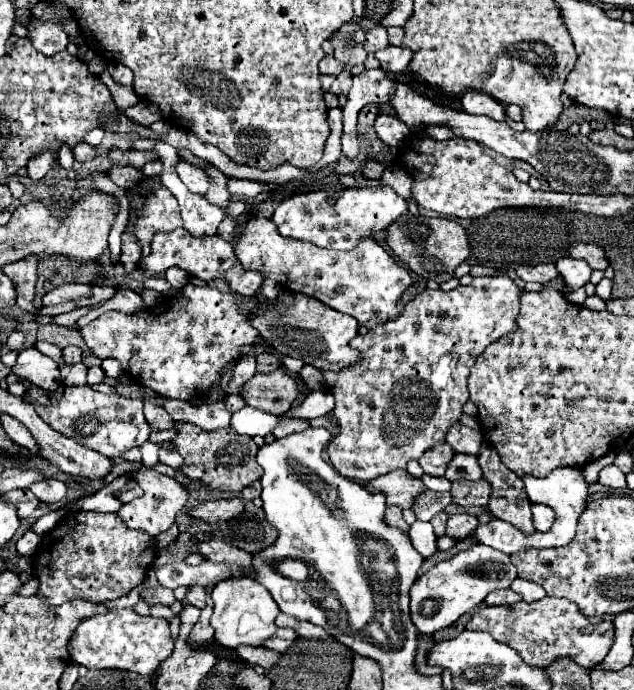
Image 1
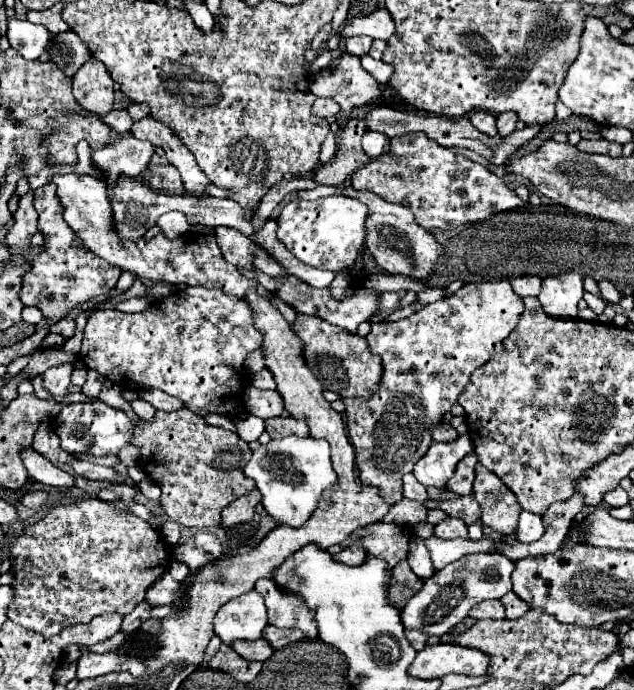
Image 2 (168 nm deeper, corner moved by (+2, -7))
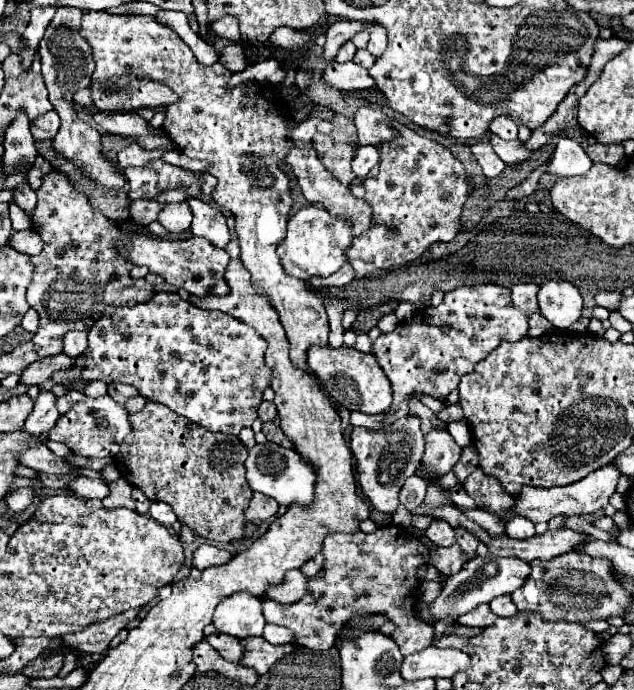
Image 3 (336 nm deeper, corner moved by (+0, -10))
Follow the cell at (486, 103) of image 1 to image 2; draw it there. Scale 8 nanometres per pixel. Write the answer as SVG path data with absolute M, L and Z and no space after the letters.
M475 111L469 115L469 121L485 135L495 137L497 135L497 127L495 127L495 117L489 115L487 111Z

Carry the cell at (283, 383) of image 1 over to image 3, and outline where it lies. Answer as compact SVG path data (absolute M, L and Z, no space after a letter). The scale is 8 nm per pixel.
M263 400L261 406L257 408L257 414L259 414L259 418L261 418L263 422L267 422L267 420L275 420L275 416L277 416L277 408L275 408L273 402Z

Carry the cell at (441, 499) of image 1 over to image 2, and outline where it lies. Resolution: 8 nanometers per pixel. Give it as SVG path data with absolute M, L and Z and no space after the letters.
M401 499L395 507L391 507L390 511L381 519L384 523L401 523L403 527L411 527L417 525L419 521L425 521L427 515L427 507L423 503L415 503L411 499Z

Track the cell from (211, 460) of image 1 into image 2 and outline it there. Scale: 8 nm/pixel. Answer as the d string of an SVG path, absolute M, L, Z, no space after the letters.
M179 409L179 411L157 411L157 415L151 421L139 419L135 423L135 433L131 439L131 445L139 449L139 469L147 471L149 479L161 487L161 497L159 503L163 511L169 515L171 521L177 521L185 527L217 527L221 525L221 511L227 507L231 501L237 497L249 493L255 489L253 479L245 477L243 467L251 459L251 449L249 445L231 431L207 425L205 419L199 415Z

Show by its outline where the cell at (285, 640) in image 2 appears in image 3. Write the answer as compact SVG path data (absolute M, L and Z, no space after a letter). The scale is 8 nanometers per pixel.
M245 638L243 646L245 646L247 654L245 654L241 664L255 668L259 674L265 674L275 660L283 658L285 654L289 654L295 648L293 644L273 646L265 638Z

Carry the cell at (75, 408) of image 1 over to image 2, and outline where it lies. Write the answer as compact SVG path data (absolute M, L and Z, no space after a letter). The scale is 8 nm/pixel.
M101 399L85 401L85 403L71 403L61 409L61 415L53 419L53 431L61 439L61 447L67 453L89 453L89 455L117 455L125 445L129 445L133 437L133 421L115 407L105 405Z

